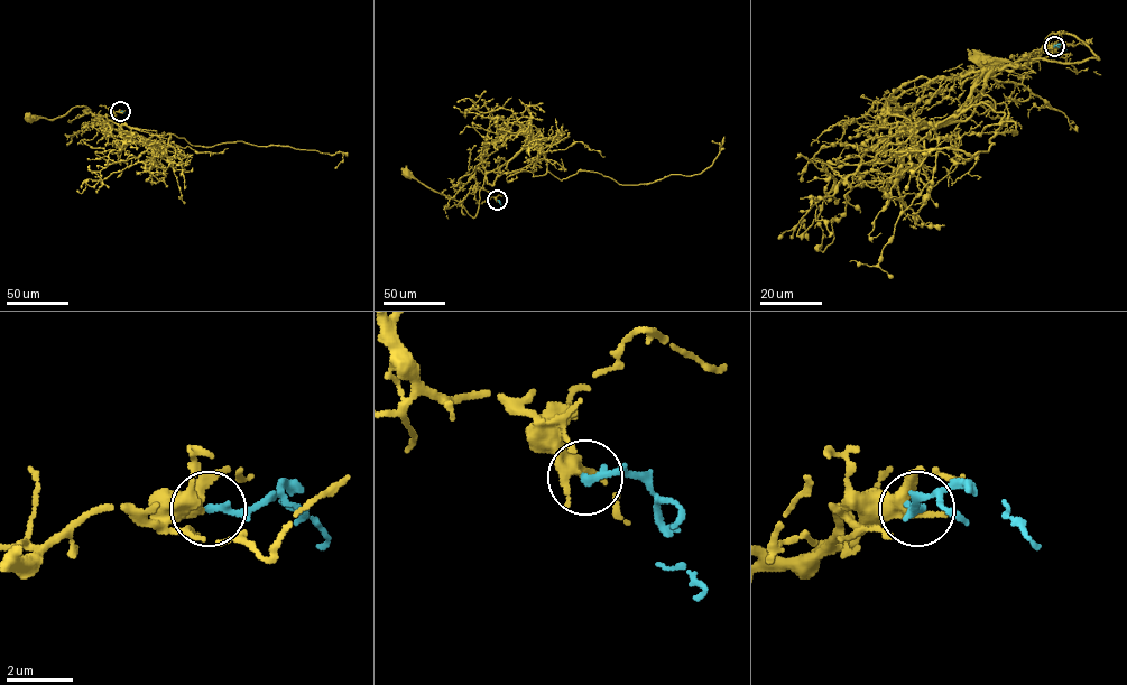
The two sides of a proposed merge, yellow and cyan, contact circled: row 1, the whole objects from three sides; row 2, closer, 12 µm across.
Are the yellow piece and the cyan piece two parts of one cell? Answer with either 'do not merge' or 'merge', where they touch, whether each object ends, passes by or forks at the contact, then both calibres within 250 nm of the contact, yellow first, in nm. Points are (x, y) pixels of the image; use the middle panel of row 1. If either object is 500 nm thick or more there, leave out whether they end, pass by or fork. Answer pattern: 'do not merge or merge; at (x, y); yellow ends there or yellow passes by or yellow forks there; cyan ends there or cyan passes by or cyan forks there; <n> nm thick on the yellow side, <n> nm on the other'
do not merge; at (497, 200); yellow forks there; cyan ends there; 320 nm thick on the yellow side, 240 nm on the other

